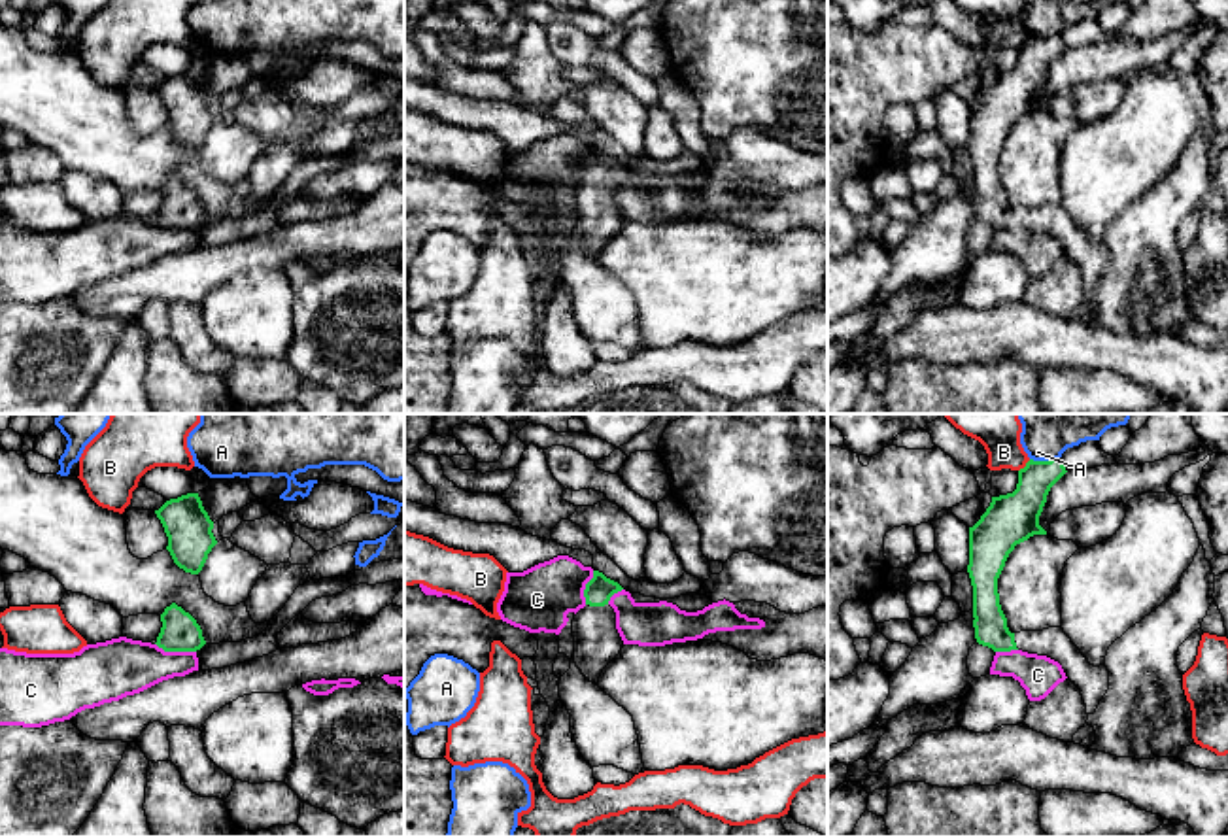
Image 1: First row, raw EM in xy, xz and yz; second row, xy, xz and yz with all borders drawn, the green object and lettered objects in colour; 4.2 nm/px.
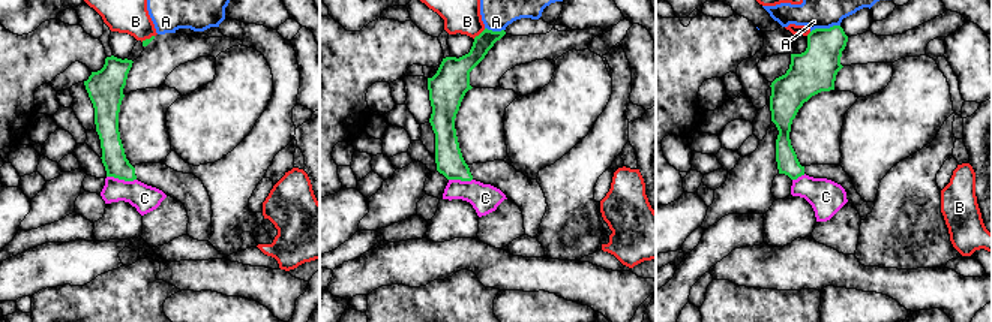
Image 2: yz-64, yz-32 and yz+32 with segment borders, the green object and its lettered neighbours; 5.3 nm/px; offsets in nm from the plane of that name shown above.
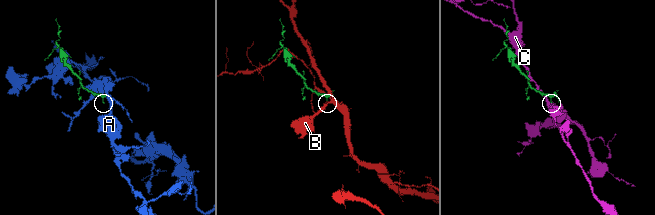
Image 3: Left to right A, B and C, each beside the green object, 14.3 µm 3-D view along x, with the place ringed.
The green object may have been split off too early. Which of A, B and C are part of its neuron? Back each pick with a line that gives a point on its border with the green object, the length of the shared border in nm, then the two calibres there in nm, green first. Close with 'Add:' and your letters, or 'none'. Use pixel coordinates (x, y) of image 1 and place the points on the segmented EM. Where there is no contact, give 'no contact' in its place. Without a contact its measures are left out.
Add: none

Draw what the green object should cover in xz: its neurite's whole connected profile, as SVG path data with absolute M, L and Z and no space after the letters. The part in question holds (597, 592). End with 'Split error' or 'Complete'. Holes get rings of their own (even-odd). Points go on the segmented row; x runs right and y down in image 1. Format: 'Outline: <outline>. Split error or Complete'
Outline: M593 571L586 584L586 606L574 614L574 663L582 675L597 684L603 669L620 654L623 641L616 629L616 612L608 605L610 597L623 588Z. Split error

